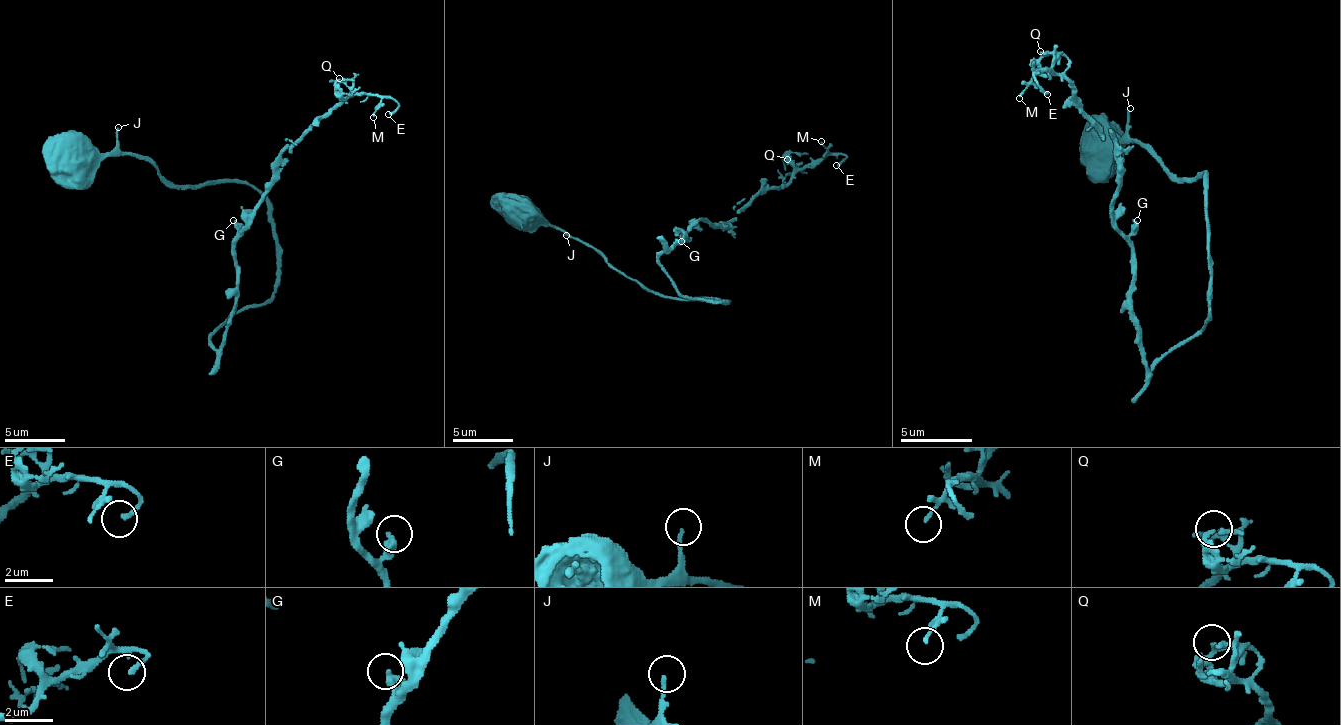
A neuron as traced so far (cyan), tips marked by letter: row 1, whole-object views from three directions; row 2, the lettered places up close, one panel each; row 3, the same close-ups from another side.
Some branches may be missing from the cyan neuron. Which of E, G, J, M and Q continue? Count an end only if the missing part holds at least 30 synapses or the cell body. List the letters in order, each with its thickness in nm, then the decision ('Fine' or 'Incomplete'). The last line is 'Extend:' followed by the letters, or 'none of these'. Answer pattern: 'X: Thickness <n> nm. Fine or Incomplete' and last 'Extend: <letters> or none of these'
E: Thickness 190 nm. Fine
G: Thickness 380 nm. Fine
J: Thickness 160 nm. Fine
M: Thickness 100 nm. Fine
Q: Thickness 200 nm. Fine
Extend: none of these

